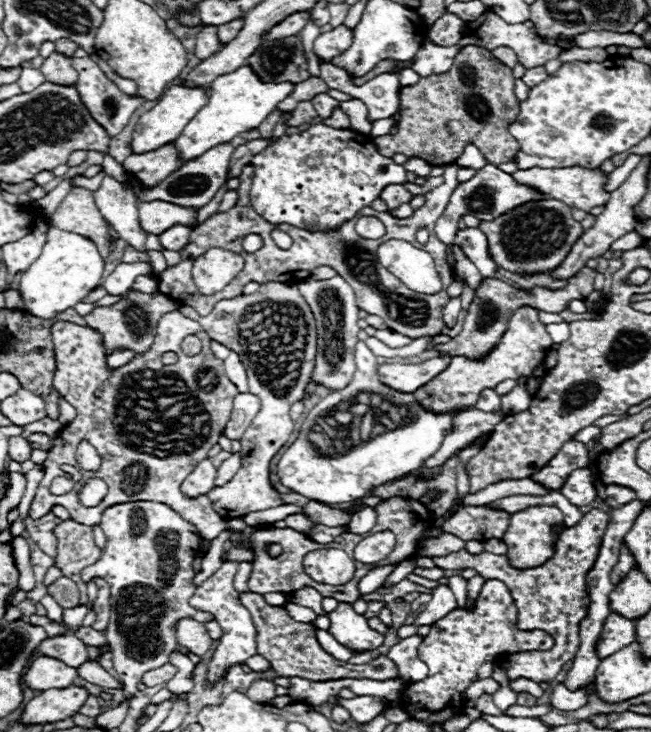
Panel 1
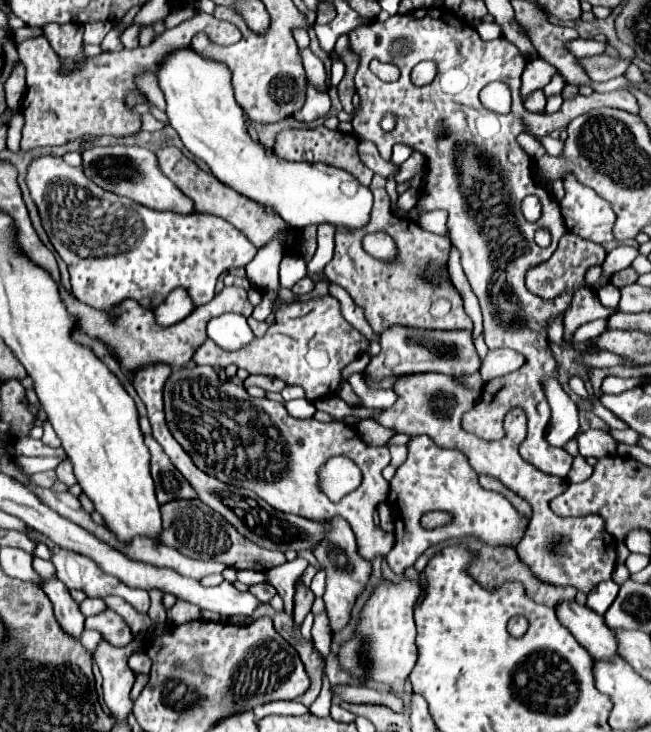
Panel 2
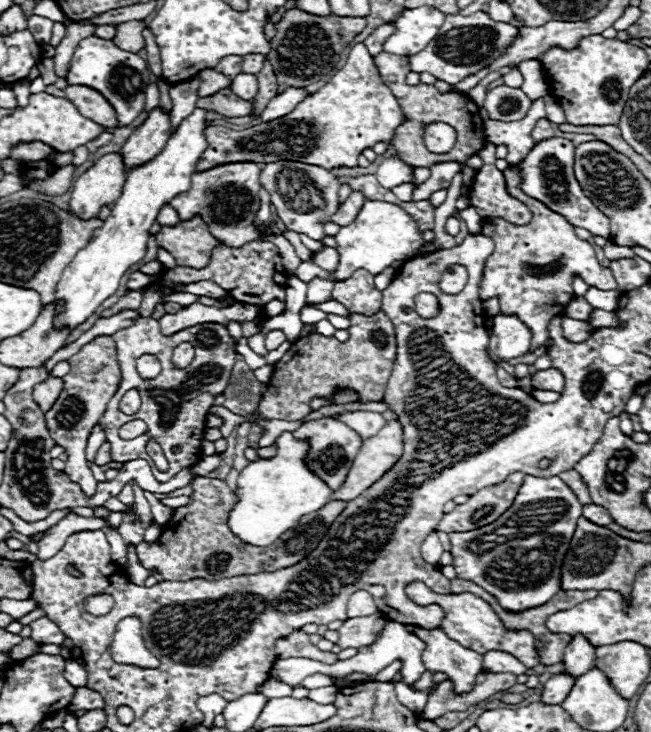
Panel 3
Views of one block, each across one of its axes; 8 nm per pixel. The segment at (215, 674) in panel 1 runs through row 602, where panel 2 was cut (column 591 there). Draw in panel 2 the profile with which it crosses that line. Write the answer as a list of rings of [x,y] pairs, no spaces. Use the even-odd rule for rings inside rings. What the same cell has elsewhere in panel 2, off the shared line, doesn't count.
[[[568,172],[562,180],[566,188],[566,196],[562,198],[562,216],[568,232],[596,244],[612,242],[614,212],[610,204],[600,200],[600,196],[596,196],[590,188],[582,186],[572,172]]]

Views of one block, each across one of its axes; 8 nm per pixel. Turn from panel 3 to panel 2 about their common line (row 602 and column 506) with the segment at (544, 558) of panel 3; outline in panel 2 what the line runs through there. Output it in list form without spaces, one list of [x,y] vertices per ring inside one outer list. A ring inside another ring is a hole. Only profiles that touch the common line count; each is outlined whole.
[[[414,436],[410,440],[408,460],[396,470],[396,476],[390,482],[388,502],[394,518],[396,544],[386,554],[386,560],[400,576],[408,566],[414,566],[418,556],[432,544],[470,534],[480,536],[488,544],[518,544],[526,530],[526,518],[520,516],[504,496],[488,492],[480,486],[464,452],[440,448],[428,440],[428,436]],[[434,510],[450,512],[452,522],[440,528],[422,528],[420,518]]]

